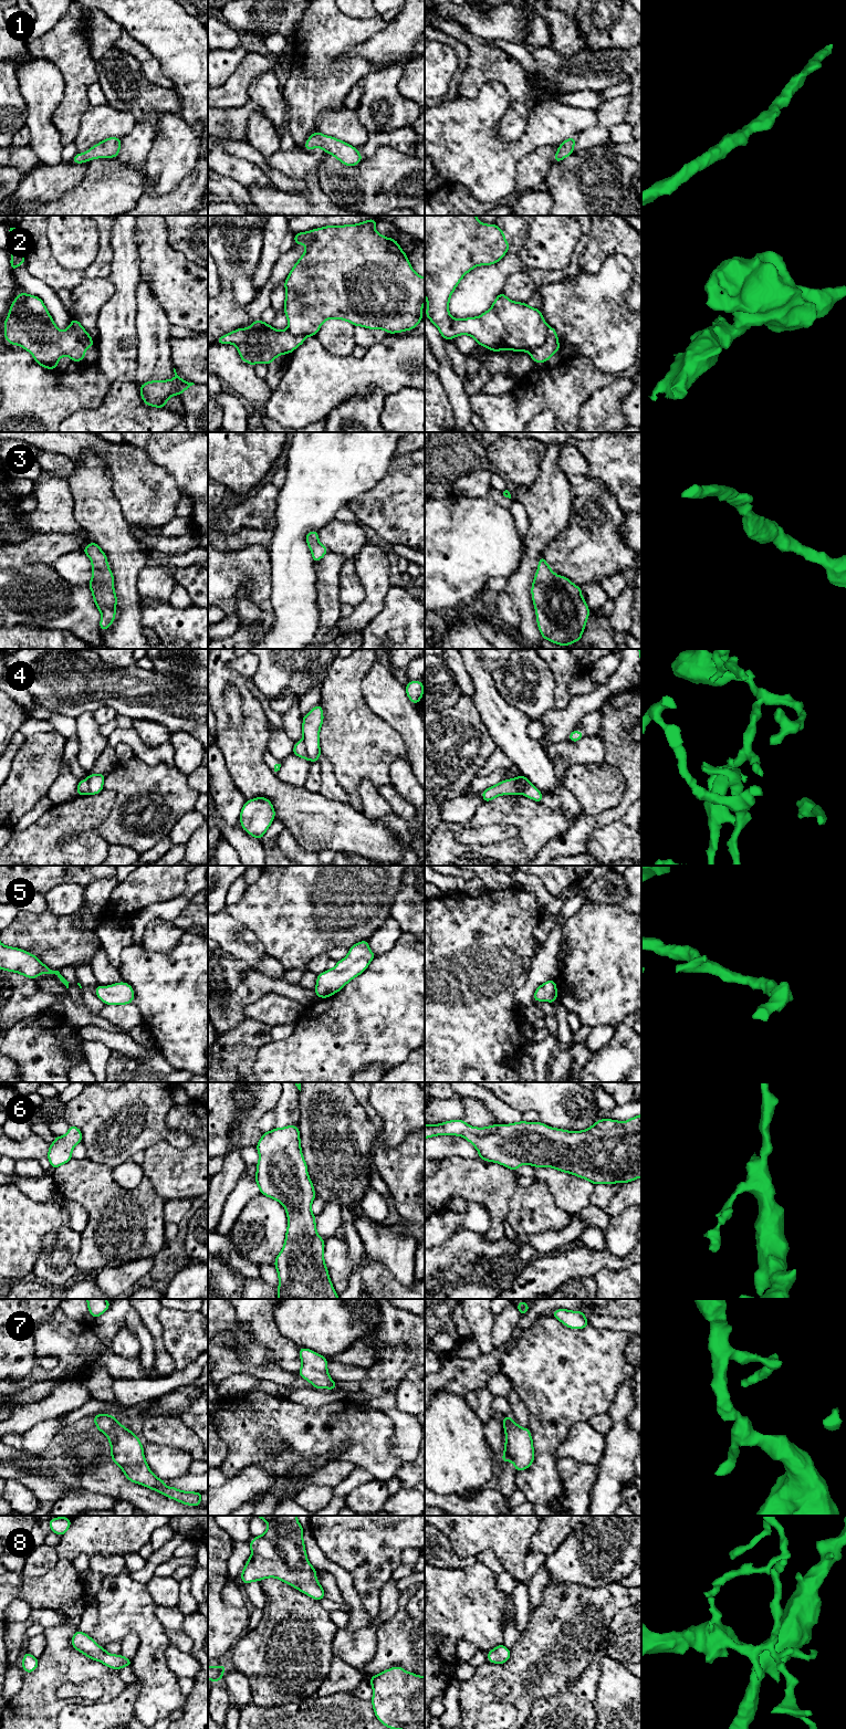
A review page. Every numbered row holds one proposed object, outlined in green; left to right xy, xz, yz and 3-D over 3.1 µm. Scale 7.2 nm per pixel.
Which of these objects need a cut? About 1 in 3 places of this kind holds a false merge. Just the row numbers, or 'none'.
2, 4

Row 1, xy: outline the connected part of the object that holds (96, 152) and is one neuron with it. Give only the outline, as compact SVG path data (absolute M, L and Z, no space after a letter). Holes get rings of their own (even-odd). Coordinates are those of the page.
M108 137L90 148L86 153L77 153L76 156L72 159L72 161L74 164L82 164L85 161L91 161L95 158L115 158L119 154L121 139L122 138L118 137Z

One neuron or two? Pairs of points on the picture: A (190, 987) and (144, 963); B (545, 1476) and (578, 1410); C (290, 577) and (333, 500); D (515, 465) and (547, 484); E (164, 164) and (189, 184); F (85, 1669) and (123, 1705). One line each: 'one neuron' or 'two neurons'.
A: one neuron
B: one neuron
C: one neuron
D: two neurons
E: two neurons
F: two neurons

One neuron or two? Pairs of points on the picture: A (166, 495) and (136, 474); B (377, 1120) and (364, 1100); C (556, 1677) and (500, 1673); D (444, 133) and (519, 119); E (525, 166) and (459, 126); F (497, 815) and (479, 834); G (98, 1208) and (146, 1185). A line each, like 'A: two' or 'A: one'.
A: one
B: one
C: one
D: two
E: two
F: two
G: one

